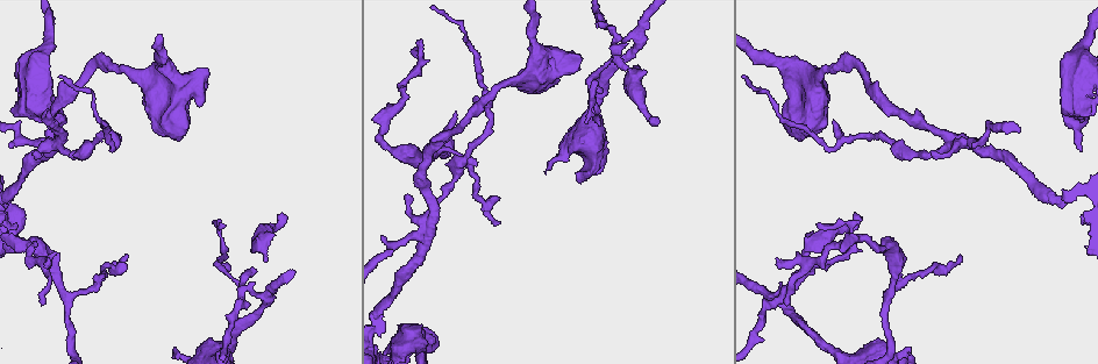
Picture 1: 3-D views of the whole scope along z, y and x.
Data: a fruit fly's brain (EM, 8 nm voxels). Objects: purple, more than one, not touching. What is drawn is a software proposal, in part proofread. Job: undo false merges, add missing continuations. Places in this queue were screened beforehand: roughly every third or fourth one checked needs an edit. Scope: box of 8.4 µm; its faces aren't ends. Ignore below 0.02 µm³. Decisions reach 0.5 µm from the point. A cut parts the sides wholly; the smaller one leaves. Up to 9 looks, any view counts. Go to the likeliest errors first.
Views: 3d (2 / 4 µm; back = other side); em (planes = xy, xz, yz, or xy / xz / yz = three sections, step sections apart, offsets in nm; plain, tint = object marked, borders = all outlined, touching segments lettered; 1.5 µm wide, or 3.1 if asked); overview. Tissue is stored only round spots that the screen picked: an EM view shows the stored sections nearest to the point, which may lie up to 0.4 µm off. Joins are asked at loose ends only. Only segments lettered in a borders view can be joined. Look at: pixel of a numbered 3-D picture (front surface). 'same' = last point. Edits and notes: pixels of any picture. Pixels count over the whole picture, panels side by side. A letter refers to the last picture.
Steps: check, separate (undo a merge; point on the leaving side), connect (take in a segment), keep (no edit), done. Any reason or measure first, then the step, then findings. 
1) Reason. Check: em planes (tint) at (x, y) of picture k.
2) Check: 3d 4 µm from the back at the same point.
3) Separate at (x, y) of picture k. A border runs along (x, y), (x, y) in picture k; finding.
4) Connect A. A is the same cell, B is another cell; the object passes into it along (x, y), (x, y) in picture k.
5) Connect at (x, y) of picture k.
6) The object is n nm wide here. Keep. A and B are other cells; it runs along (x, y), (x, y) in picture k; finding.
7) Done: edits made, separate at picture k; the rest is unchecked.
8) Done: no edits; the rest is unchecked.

Stops while still wide. Check: em planes (borders) at (1079, 151) of picture 1.

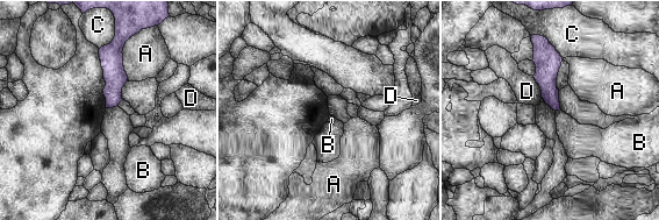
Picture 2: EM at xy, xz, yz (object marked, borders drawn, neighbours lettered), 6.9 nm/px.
Keep. A, B, C and D are other cells; no lettered segment goes on from it.

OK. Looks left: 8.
Branch stops here. Check: em planes (borders) at (413, 50) of picture 1.

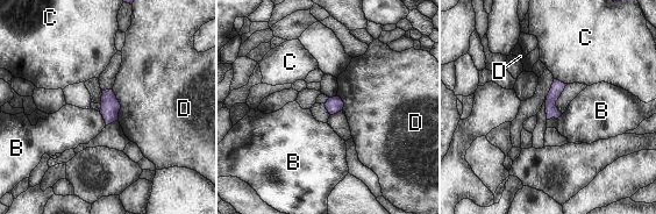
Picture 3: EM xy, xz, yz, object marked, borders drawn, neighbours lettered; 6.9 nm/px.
The longest contact is with D, 220 nm. Keep. B, C and D are other cells; a border runs along (562, 114), (547, 120) in picture 3; no lettered segment goes on from it.

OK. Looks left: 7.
End of a long branch. Check: 3d 2 µm at (497, 224) of picture 1.

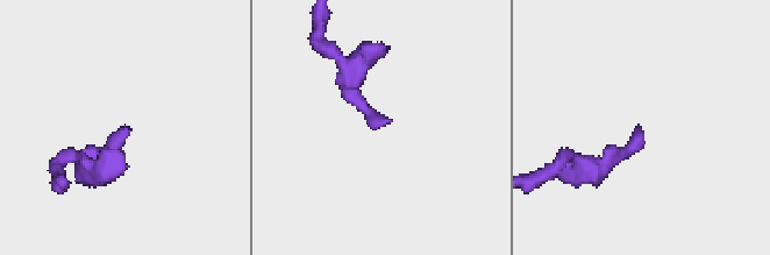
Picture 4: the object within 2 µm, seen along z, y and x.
Now the EM. Check: em planes (tint) at (388, 120) of picture 4.

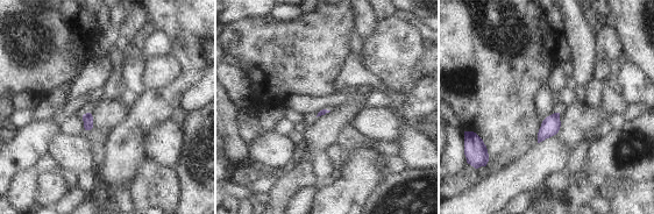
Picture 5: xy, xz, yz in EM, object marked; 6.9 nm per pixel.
See the neighbours. Check: em planes (borders) at the same point.

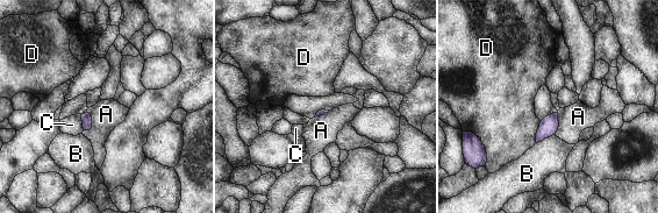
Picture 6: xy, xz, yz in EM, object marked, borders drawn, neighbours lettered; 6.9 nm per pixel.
Keep. A, B, C and D are other cells; a border runs along (88, 112), (91, 127), (84, 130) in picture 6; no lettered segment goes on from it.

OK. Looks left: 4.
Narrows sharply. Check: em planes (tint) at (12, 249) of picture 1.

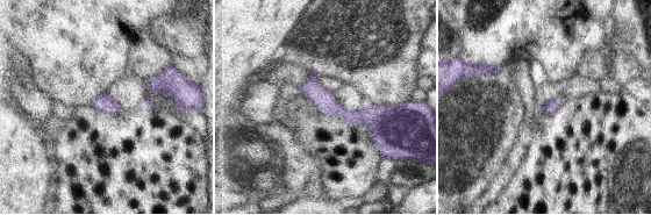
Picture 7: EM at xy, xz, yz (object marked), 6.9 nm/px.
Check: em planes (borders) at the same point.

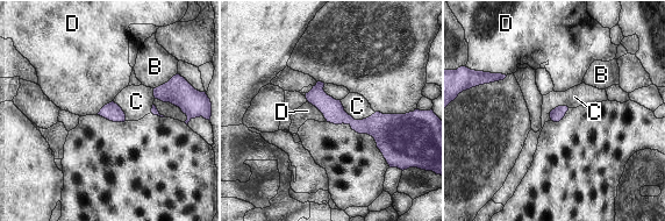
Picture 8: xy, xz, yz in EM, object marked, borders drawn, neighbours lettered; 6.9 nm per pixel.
The object is 90 nm wide here. Keep. B, C and D are other cells; a border runs along (484, 71), (506, 76) in picture 8; all the same neuron.

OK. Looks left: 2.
Done: no edits; the rest is unchecked.

